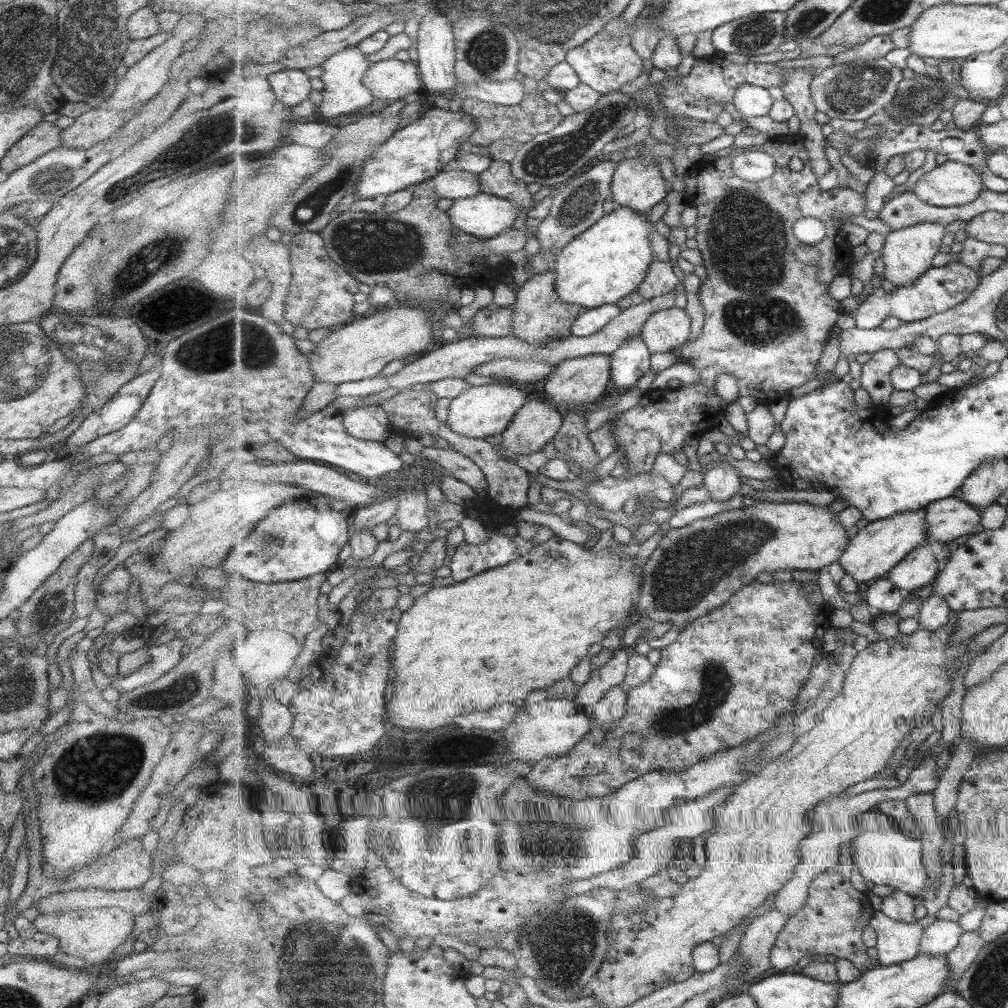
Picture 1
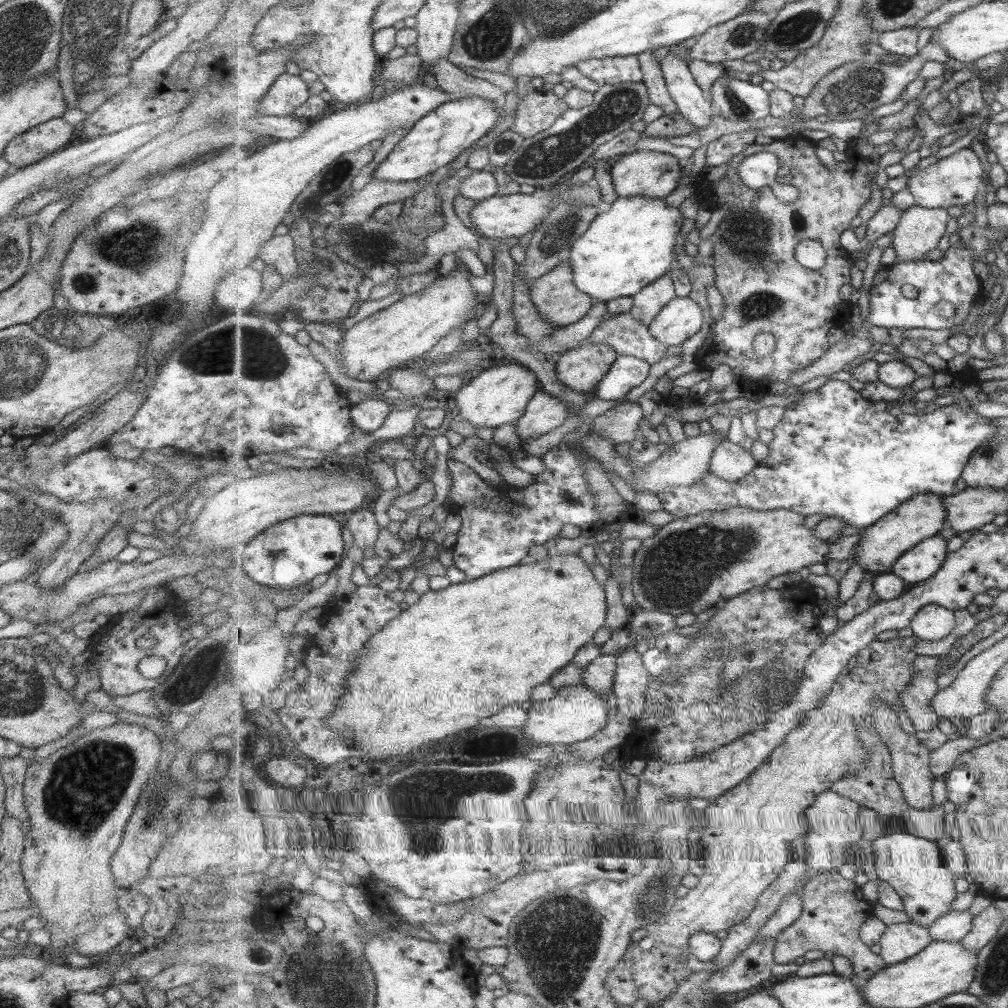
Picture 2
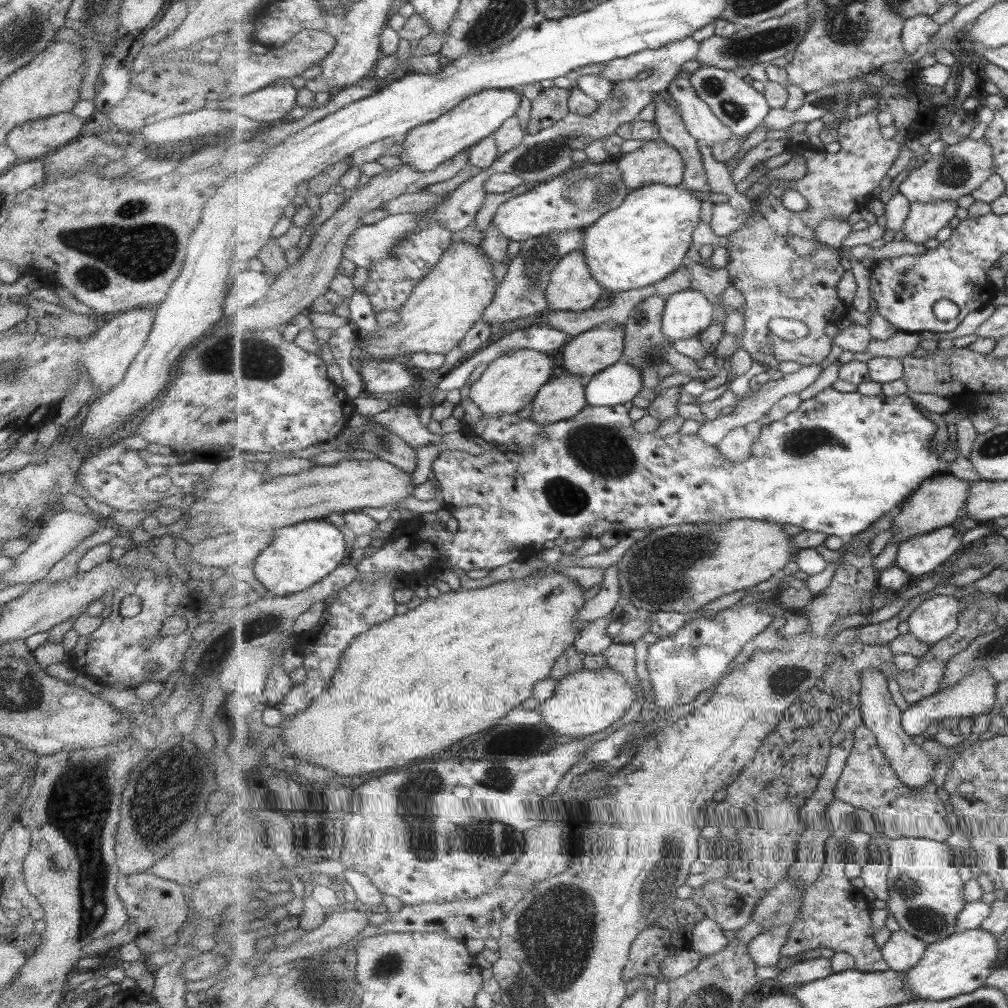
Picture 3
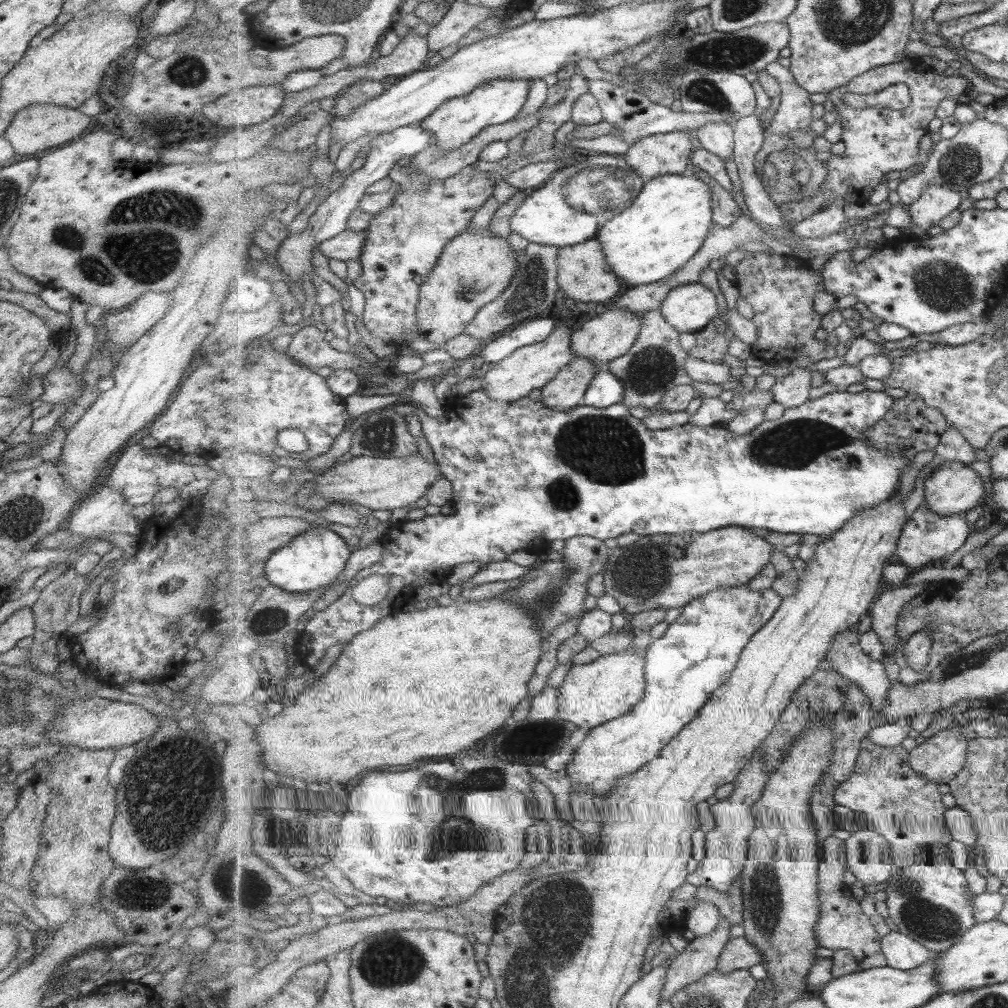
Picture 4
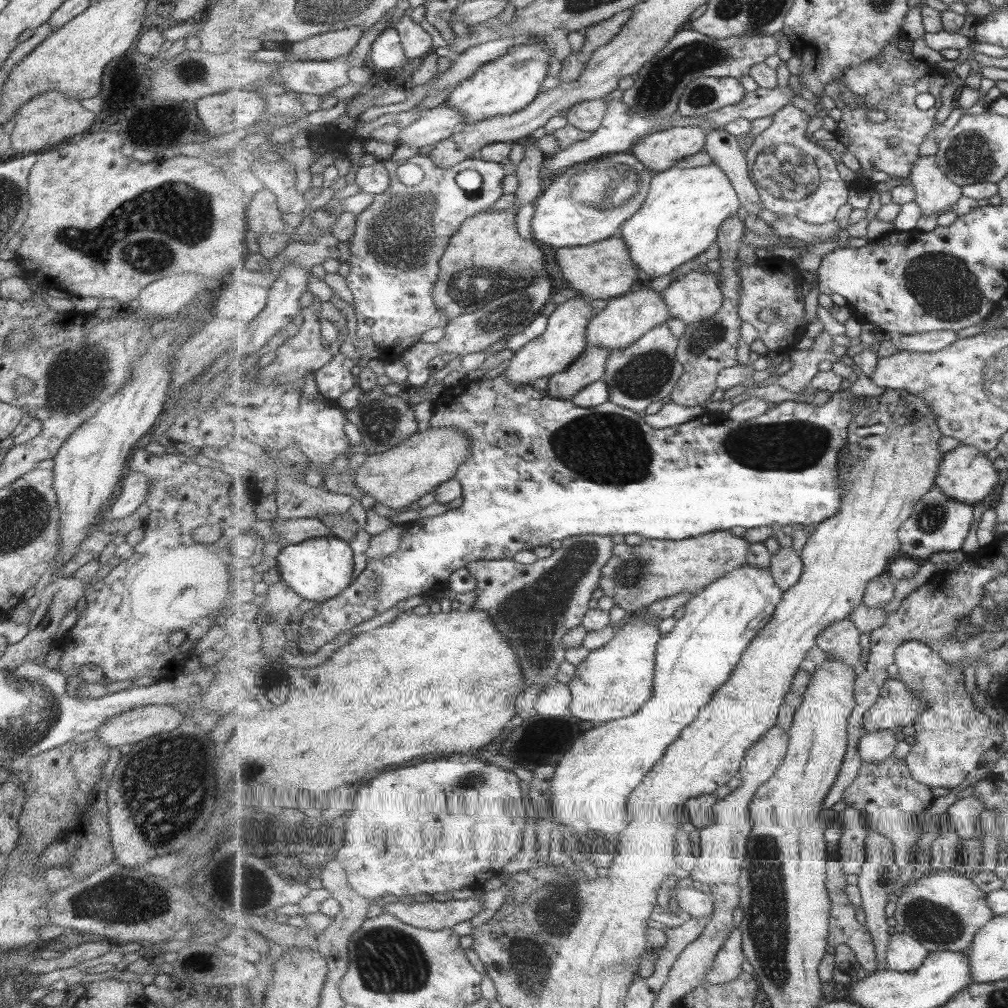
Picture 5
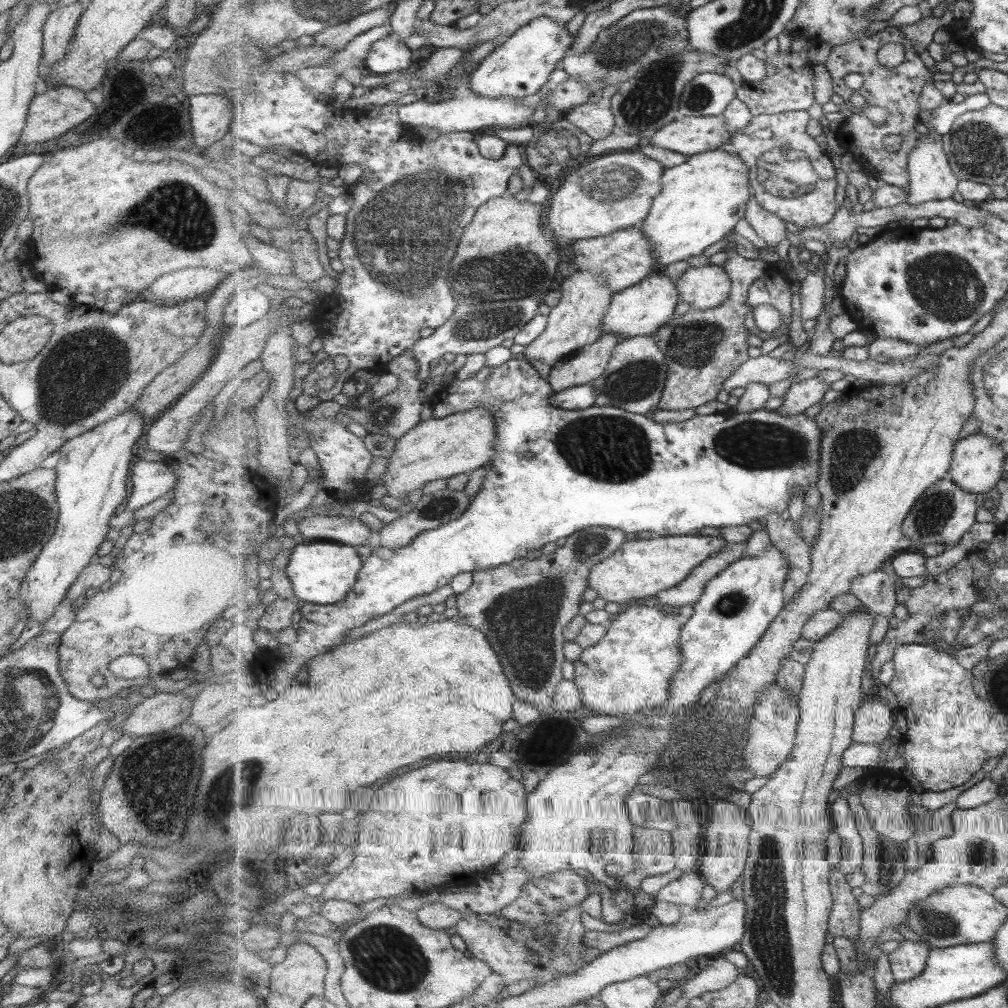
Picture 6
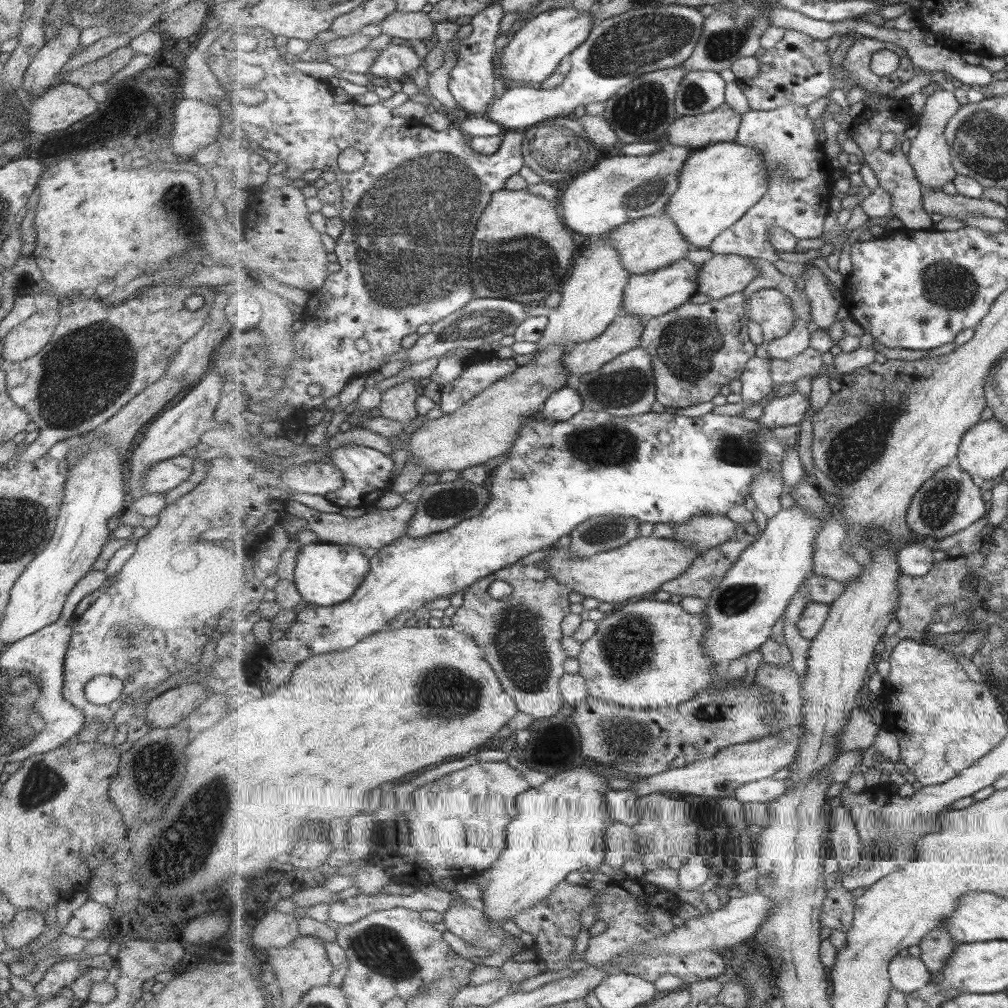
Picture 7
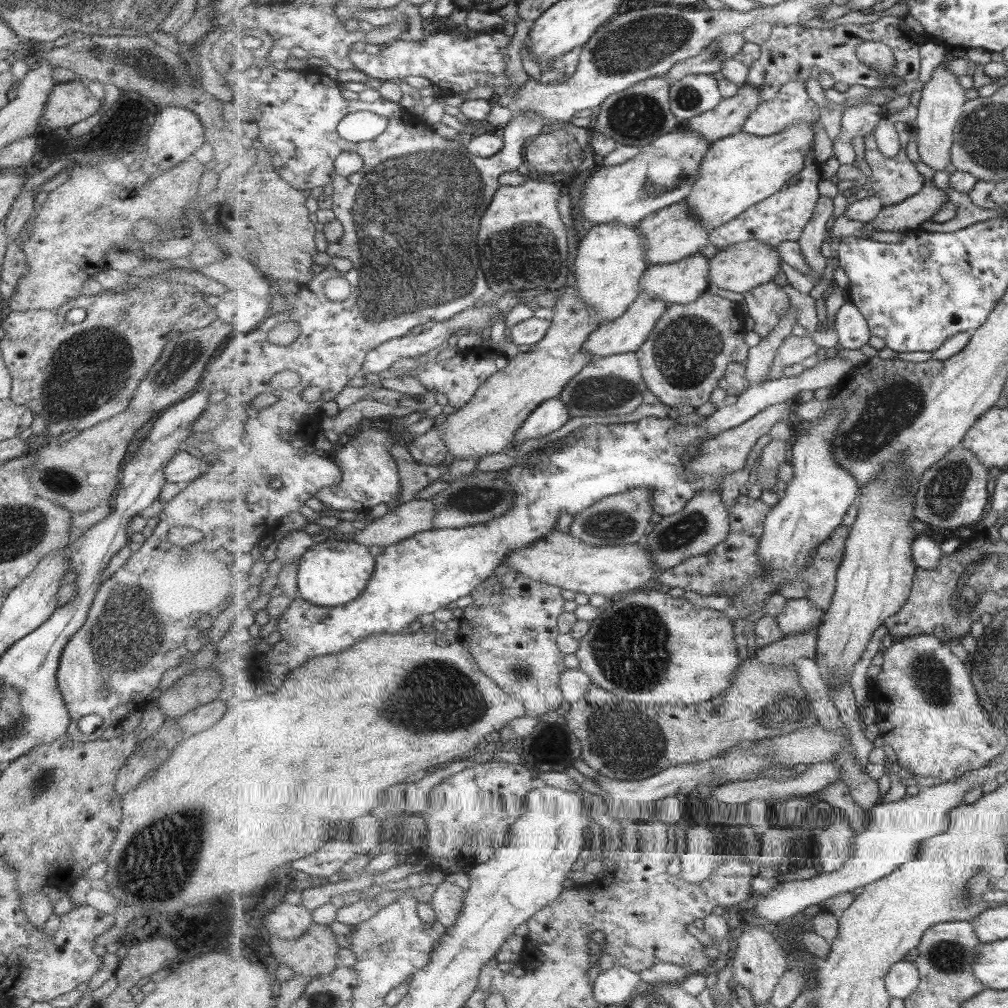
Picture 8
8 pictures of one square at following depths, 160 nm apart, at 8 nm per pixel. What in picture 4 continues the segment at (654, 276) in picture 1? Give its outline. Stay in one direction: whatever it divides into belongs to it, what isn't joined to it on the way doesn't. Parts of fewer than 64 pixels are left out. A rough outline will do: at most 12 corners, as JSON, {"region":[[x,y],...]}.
{"region":[[660,309],[608,366],[622,402],[649,410],[675,387],[699,386],[685,370],[681,332]]}

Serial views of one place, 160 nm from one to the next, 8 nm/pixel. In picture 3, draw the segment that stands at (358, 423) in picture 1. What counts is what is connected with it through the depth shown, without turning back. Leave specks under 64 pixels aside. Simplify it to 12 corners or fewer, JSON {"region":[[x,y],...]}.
{"region":[[399,405],[369,420],[388,426],[413,448],[433,446],[445,434],[429,432],[420,407]]}

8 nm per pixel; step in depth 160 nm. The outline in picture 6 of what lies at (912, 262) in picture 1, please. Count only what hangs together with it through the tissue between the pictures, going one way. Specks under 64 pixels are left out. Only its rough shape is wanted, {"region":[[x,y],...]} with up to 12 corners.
{"region":[[921,136],[911,152],[906,202],[958,192],[942,141]]}

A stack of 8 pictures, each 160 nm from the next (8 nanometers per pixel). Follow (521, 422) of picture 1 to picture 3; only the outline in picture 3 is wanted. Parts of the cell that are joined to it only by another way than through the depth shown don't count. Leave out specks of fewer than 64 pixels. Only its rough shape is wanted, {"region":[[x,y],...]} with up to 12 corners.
{"region":[[553,377],[532,403],[543,426],[577,416],[590,380]]}

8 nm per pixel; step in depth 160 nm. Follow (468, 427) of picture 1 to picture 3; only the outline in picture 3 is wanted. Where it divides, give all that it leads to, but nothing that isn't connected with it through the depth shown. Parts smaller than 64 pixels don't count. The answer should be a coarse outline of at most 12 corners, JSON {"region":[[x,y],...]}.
{"region":[[511,351],[469,397],[485,415],[515,414],[552,380],[559,353]]}

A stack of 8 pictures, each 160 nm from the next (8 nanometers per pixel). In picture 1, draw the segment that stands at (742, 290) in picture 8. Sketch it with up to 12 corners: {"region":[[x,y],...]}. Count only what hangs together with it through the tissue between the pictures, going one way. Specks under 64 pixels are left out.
{"region":[[684,308],[659,310],[642,338],[651,352],[673,352],[691,334]]}

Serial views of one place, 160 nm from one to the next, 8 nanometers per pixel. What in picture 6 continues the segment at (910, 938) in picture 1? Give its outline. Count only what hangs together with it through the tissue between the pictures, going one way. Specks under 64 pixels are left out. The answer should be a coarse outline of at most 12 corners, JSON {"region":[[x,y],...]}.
{"region":[[904,940],[889,954],[896,982],[921,976],[931,948]]}

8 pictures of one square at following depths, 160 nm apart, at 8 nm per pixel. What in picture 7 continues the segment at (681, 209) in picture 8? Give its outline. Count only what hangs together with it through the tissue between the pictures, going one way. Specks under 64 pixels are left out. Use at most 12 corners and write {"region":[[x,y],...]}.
{"region":[[667,213],[602,236],[631,277],[695,249]]}

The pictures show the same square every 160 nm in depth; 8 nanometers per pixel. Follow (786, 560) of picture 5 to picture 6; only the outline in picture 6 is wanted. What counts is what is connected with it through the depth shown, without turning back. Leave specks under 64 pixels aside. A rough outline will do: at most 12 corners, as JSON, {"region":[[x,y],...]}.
{"region":[[765,519],[772,543],[788,556],[786,603],[809,582],[812,549],[793,520]]}

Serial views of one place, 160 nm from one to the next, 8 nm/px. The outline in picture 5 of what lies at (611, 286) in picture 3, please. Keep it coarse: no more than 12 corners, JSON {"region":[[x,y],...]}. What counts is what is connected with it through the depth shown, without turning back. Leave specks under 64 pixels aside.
{"region":[[717,164],[659,171],[619,231],[647,277],[718,243],[741,210]]}

